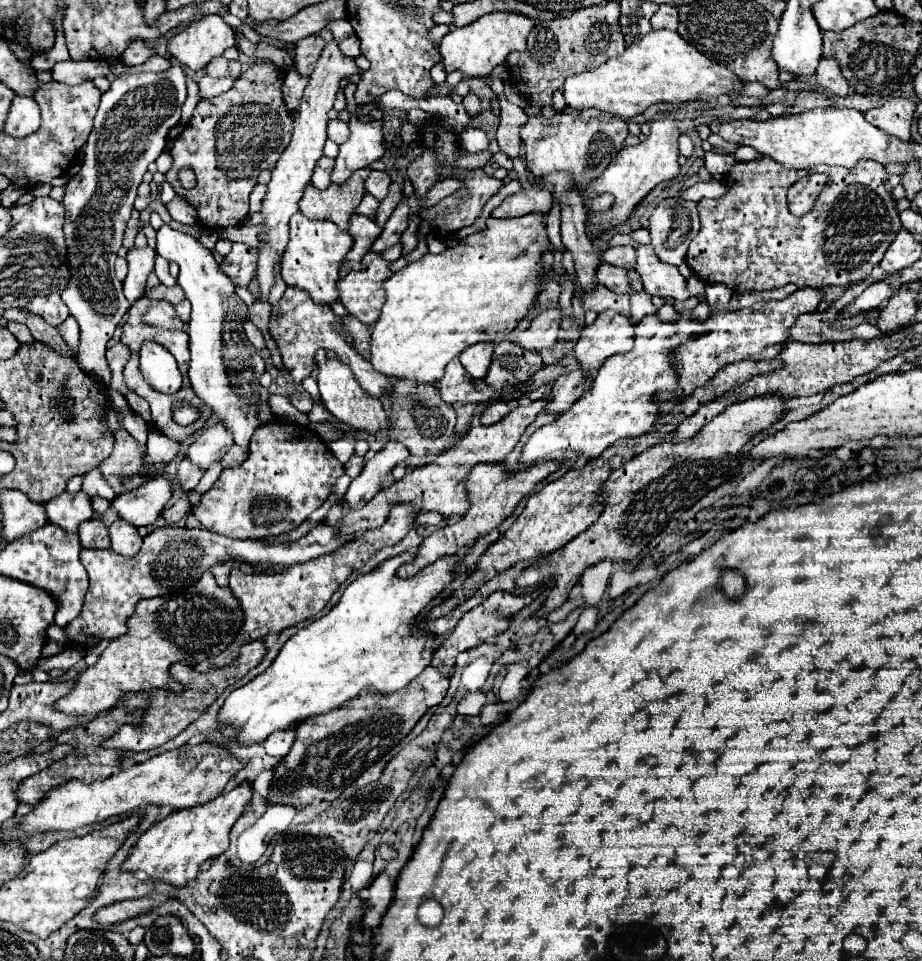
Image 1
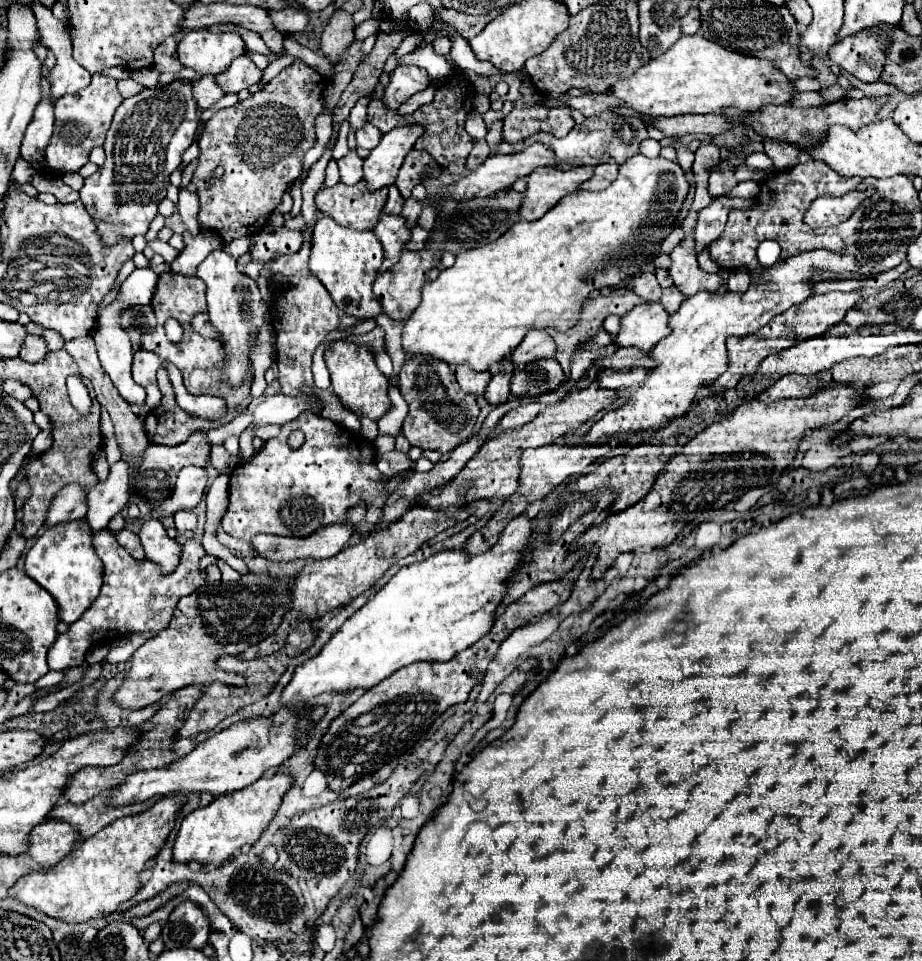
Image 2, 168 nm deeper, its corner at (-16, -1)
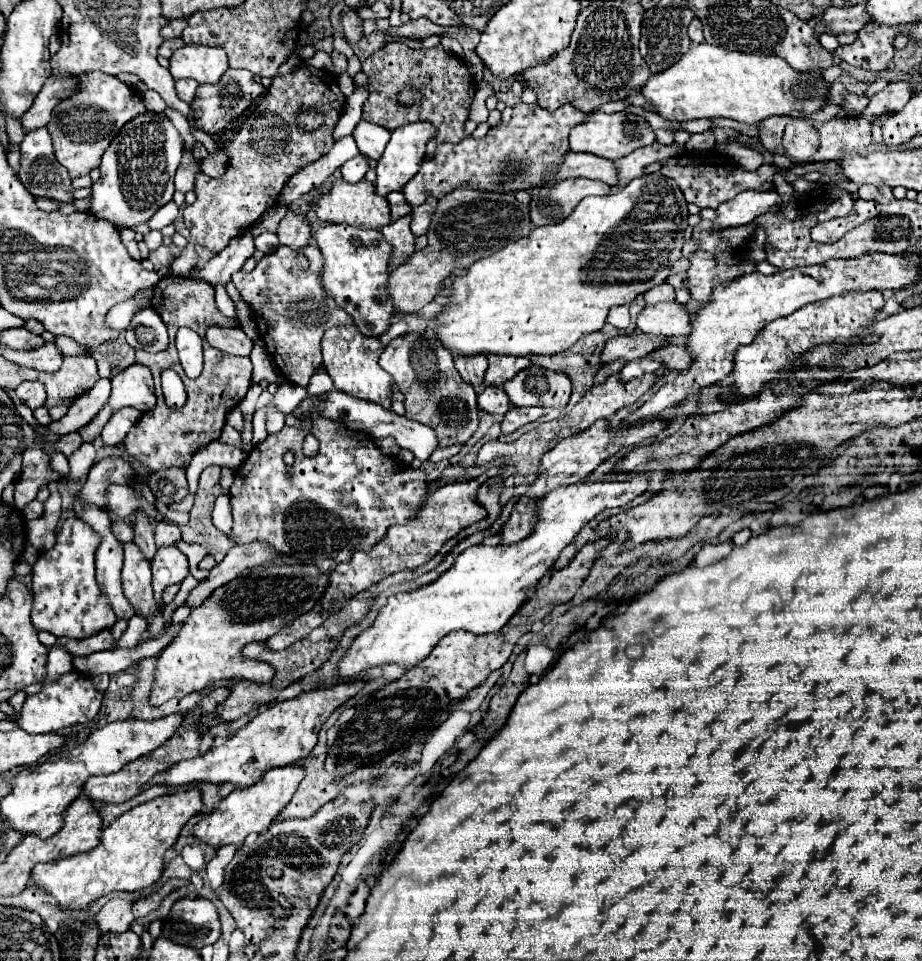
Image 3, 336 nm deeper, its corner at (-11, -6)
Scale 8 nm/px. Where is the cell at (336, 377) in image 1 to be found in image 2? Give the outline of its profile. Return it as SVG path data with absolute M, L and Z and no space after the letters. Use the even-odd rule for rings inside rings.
M334 341L326 351L324 359L332 377L332 391L340 397L342 405L352 411L358 417L368 417L372 421L378 421L382 415L388 413L390 409L390 399L388 399L388 379L378 371L374 363L374 355L356 343L350 341Z

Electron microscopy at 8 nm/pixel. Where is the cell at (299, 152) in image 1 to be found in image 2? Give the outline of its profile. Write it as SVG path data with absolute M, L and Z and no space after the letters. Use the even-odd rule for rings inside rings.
M374 18L364 21L360 27L356 27L356 39L358 39L358 41L364 41L366 37L377 33L379 31L379 26L380 21Z

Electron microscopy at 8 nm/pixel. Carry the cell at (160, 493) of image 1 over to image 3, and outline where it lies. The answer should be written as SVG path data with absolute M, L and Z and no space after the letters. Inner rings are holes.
M207 466L199 478L199 488L201 490L211 490L213 486L219 484L219 476L221 476L221 468L219 466Z

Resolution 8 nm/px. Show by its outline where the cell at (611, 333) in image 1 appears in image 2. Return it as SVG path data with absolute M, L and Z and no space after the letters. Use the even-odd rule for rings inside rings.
M644 303L620 317L620 331L612 337L616 347L636 347L650 351L670 333L668 313L660 303Z

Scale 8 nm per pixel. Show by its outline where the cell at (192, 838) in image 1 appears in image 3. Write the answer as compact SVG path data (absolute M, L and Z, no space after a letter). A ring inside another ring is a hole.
M289 764L289 766L281 766L281 768L273 768L269 770L257 784L247 786L247 788L235 788L227 798L223 798L219 802L219 806L205 816L195 828L193 834L199 842L209 844L213 848L225 846L225 844L233 844L233 846L241 846L245 842L245 838L249 834L261 834L269 828L269 824L273 822L273 818L289 804L289 800L293 798L299 782L303 780L305 770L303 766L297 764Z

